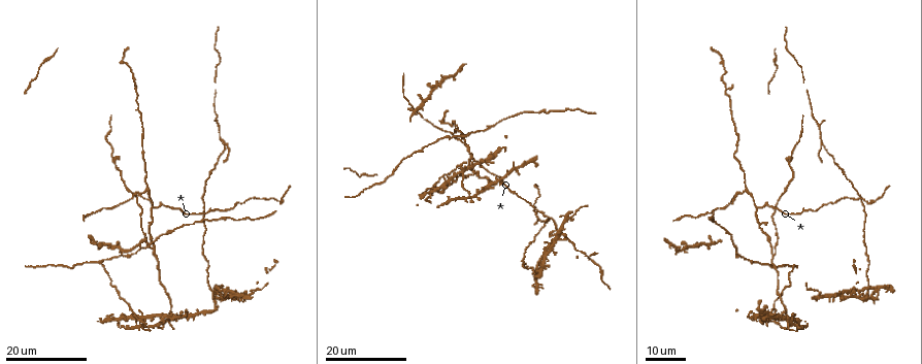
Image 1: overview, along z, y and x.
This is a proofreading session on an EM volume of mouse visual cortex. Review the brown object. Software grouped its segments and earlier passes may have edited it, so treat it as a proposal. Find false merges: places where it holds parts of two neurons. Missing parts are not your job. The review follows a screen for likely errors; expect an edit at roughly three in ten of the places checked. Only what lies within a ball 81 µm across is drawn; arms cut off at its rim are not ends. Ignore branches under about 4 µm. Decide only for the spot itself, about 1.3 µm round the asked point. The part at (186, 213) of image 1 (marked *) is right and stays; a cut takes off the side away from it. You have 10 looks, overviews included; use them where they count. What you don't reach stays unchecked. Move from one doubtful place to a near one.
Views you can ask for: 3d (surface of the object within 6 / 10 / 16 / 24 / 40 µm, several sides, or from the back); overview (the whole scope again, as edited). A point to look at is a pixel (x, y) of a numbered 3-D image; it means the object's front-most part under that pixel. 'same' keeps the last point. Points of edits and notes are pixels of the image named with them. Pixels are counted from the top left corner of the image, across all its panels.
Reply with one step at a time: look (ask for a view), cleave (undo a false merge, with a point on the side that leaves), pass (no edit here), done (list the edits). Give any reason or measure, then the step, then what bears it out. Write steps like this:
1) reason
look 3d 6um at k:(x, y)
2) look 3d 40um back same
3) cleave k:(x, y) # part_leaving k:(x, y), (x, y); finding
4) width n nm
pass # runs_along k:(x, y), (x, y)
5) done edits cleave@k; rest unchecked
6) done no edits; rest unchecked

three-way junction
look 3d 16um at 1:(772, 254)

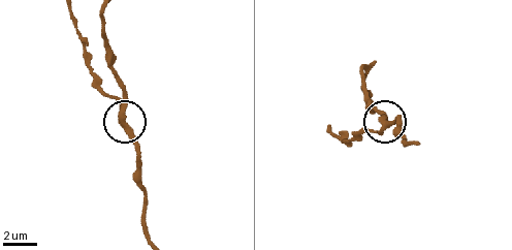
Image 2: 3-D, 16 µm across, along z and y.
zoom in
look 3d 6um at 2:(124, 125)

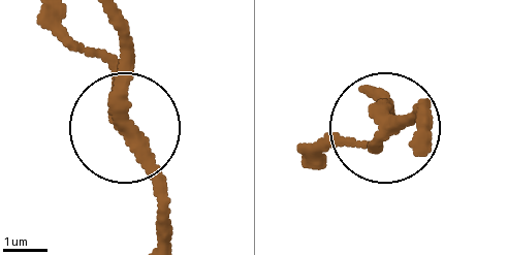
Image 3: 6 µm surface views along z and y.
pass # runs_along 3:(378, 92), (378, 147), (315, 147); one neuron here

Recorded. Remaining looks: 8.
look 3d 16um at 1:(140, 212)

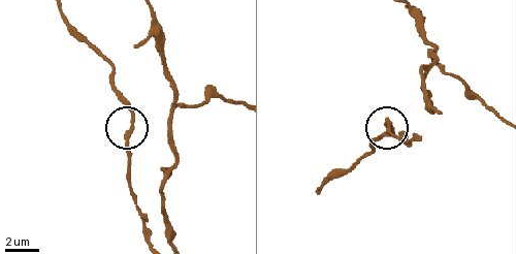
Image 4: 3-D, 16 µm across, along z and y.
look 3d 10um at 4:(131, 120)

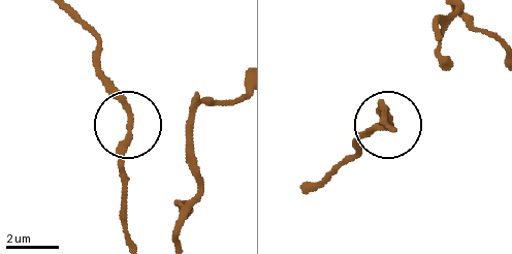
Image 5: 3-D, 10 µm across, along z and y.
pass # runs_along 5:(130, 232), (121, 186), (127, 113), (96, 75); all the same neuron

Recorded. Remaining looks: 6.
three-way junction
look 3d 24um at 1:(152, 206)

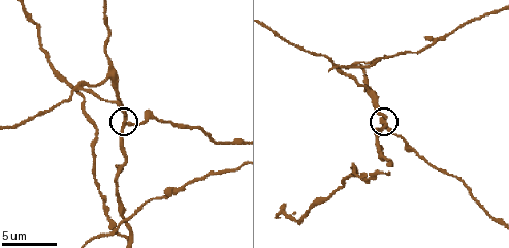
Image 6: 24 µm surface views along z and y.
closer look
look 3d 6um at 6:(124, 123)

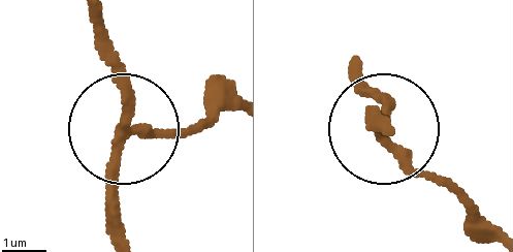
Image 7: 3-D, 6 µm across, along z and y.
look 3d 6um back at 7:(120, 138)

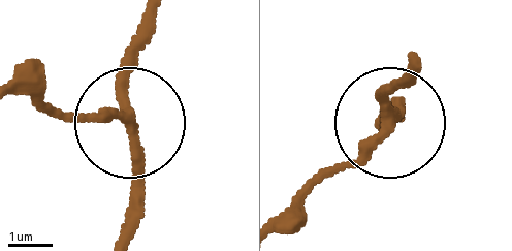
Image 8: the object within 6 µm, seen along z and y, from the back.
width 220 nm
pass # runs_along 8:(19, 90), (126, 123), (129, 234); one neuron here

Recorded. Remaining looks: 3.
look 3d 16um at 1:(279, 202)

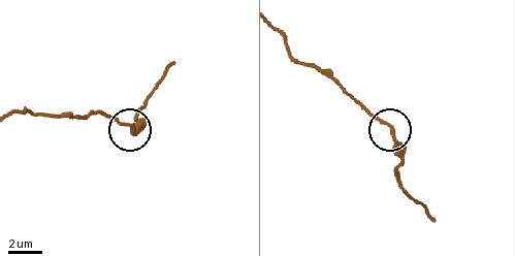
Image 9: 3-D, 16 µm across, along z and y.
closer look
look 3d 10um at 9:(132, 133)

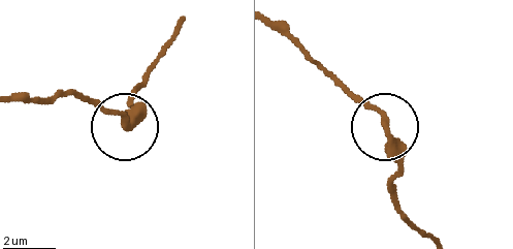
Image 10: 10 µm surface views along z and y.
pass # runs_along 10:(277, 22), (381, 120), (396, 174), (396, 205); continuous, no second neuron

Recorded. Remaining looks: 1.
three-way junction
look 3d 6um at 6:(80, 87)

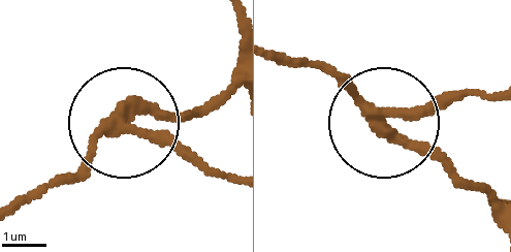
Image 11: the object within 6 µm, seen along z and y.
cleave 11:(179, 153) # part_leaving 11:(113, 122), (176, 137), (231, 174); two neurons meet here

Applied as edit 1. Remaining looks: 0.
done edits cleave@11; rest unchecked

